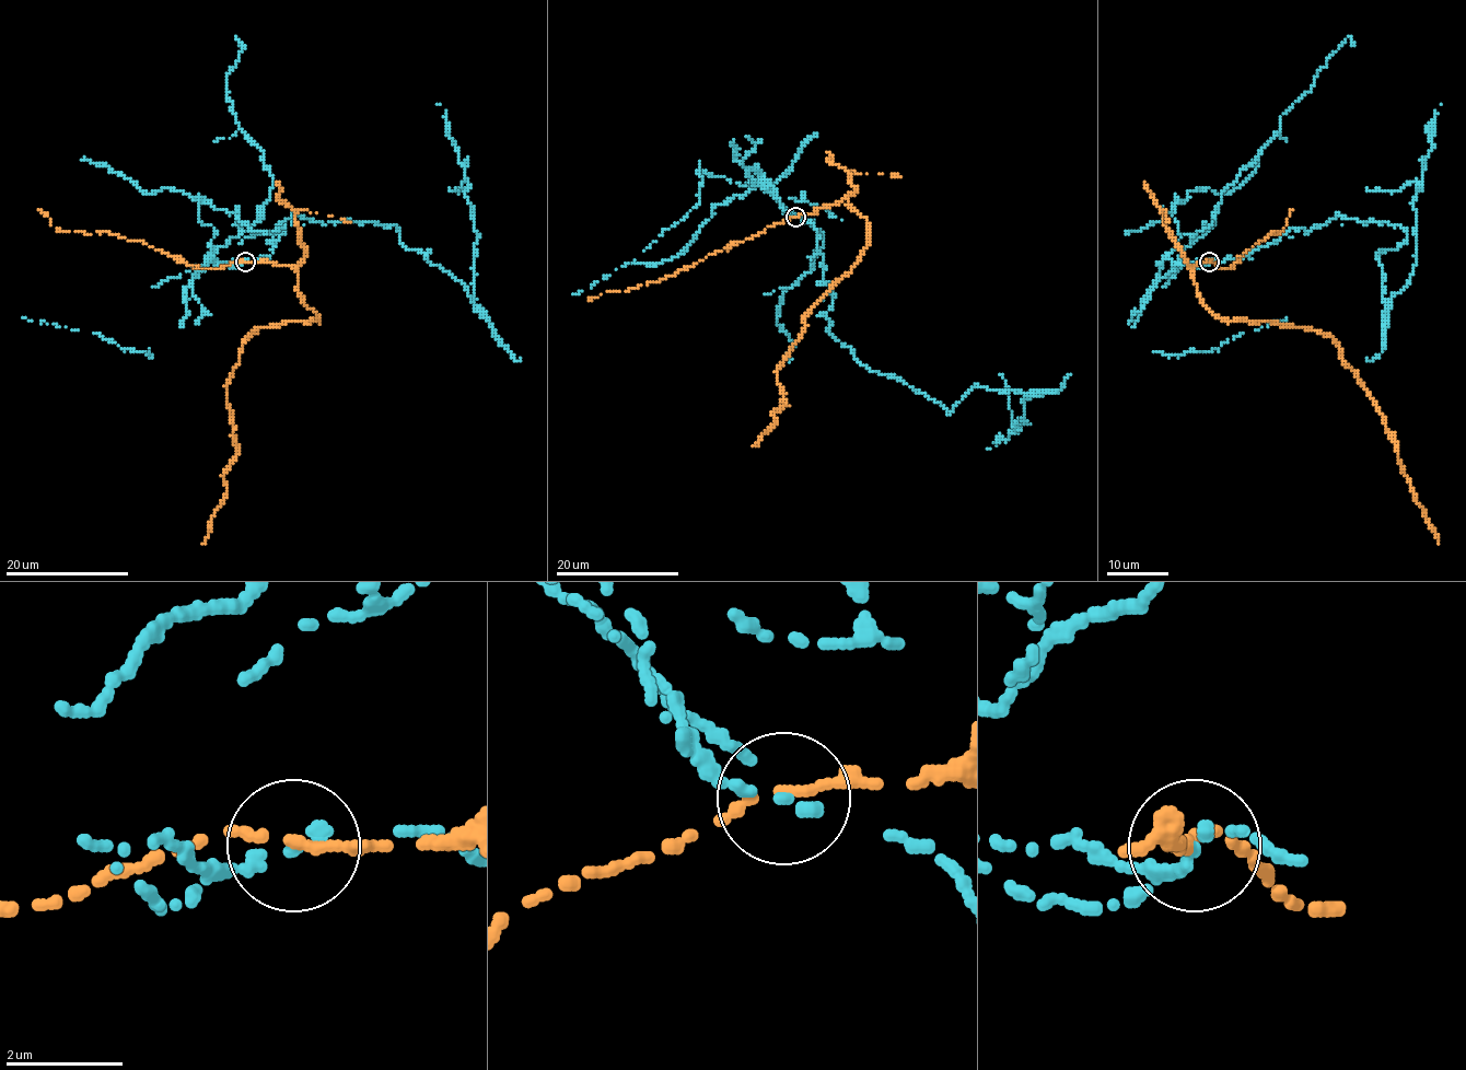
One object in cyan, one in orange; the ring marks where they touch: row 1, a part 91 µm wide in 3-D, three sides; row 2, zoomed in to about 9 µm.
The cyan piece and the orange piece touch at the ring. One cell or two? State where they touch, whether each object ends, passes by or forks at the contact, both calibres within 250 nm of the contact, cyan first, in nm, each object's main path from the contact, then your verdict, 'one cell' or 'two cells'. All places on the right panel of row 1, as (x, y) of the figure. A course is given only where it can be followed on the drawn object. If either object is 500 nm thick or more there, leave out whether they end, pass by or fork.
(1209, 262) | cyan ends | orange ends | 280/220 nm | cyan via (1208, 262), (1339, 214), (1400, 225), (1405, 241), (1376, 256), (1387, 303), (1417, 263), (1410, 202), (1442, 103) | orange via (1208, 262), (1191, 269), (1197, 297), (1221, 318), (1304, 326), (1335, 341), (1341, 360), (1380, 413), (1439, 544) | two cells

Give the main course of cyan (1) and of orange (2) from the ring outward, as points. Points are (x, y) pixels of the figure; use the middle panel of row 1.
1: (794, 216), (817, 233), (827, 330), (858, 361), (951, 416), (976, 384), (1025, 395), (1028, 425), (988, 450)
2: (794, 216), (844, 199), (865, 219), (869, 244), (810, 312), (778, 368), (787, 403), (753, 446)

